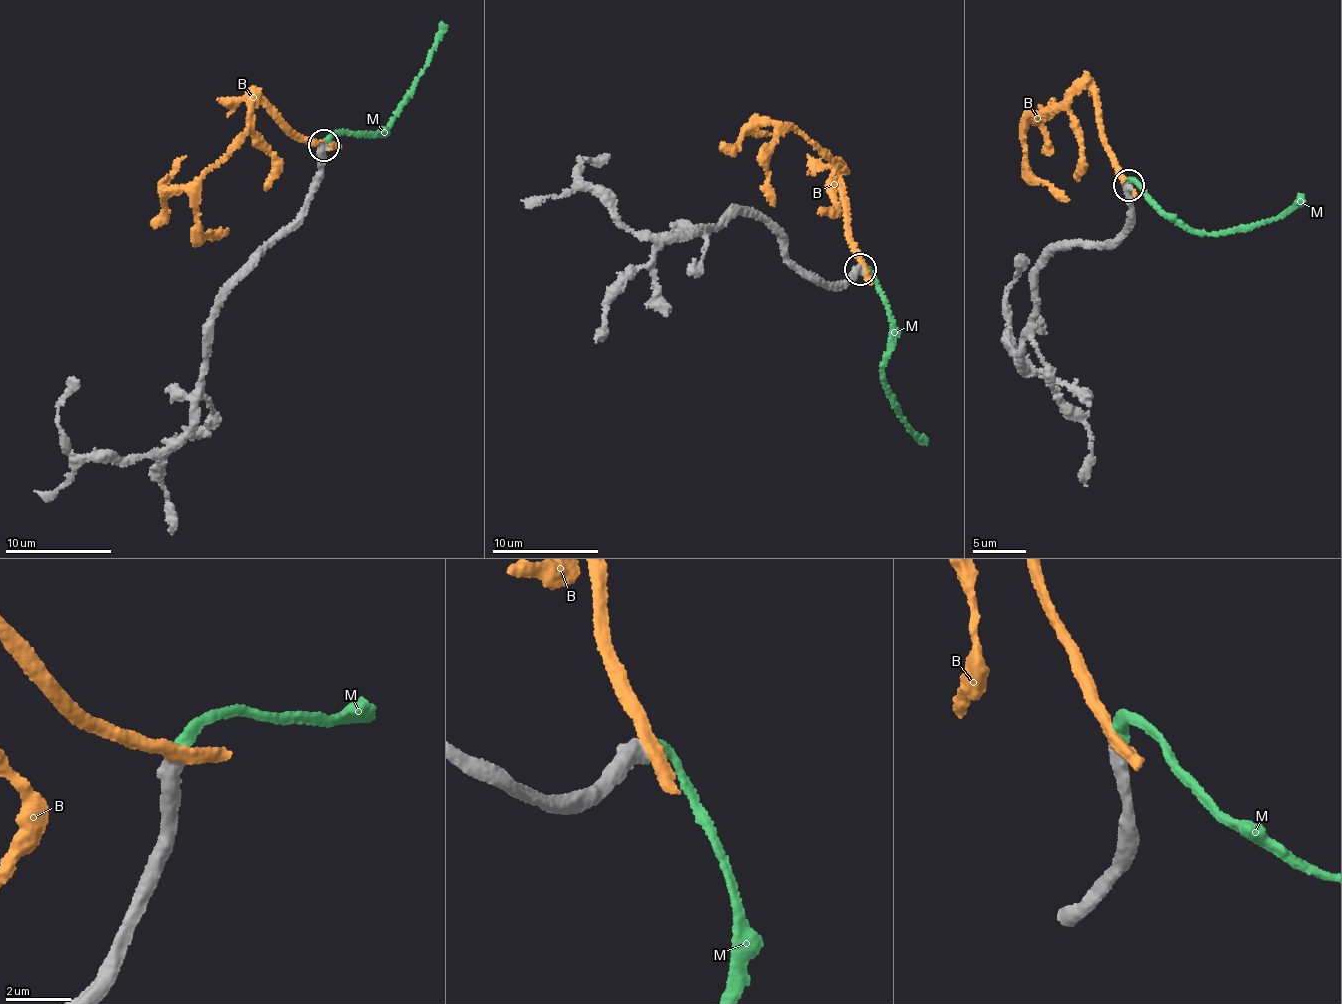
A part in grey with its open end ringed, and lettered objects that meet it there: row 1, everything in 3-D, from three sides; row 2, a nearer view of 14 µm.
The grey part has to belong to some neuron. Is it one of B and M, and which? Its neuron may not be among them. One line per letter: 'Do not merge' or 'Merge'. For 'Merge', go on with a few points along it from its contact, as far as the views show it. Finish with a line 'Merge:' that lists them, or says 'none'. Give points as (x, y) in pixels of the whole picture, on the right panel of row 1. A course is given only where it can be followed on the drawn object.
B: Do not merge
M: Merge. Its course: (1129, 186), (1133, 181), (1140, 184), (1164, 216), (1217, 235), (1283, 216), (1304, 201)
Merge: M

